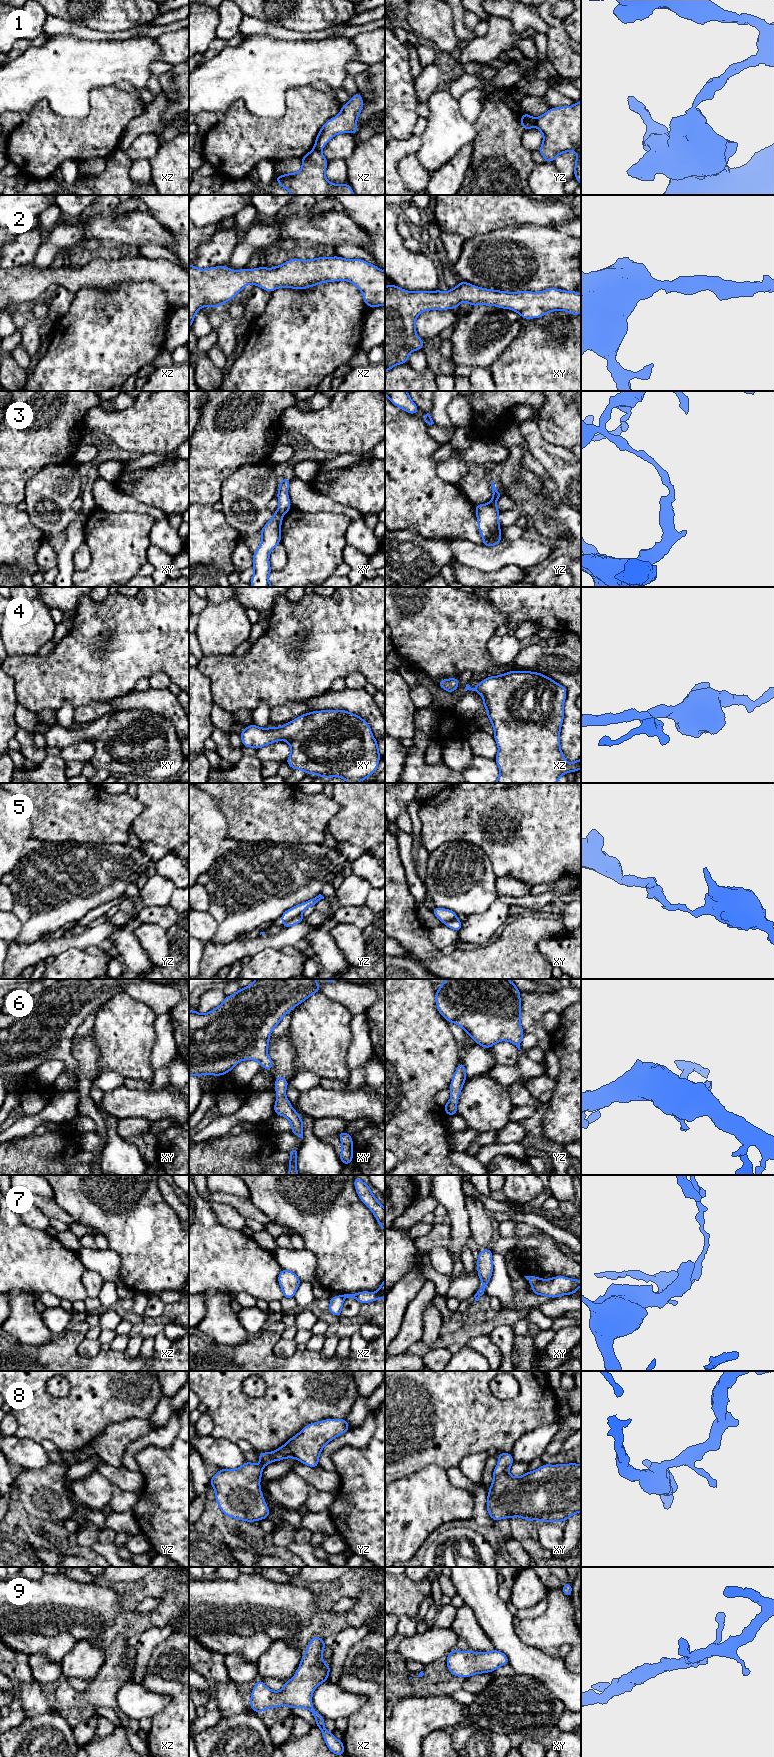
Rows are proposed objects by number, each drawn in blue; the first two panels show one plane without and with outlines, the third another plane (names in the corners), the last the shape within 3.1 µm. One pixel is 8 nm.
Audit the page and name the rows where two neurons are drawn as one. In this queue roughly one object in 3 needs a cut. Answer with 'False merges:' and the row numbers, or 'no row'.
False merges: 1, 3, 5, 7

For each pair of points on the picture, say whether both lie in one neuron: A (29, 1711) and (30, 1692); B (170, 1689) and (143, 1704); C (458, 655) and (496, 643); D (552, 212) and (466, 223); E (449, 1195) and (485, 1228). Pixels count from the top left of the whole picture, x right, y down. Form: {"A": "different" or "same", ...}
{"A": "same", "B": "different", "C": "different", "D": "same", "E": "different"}

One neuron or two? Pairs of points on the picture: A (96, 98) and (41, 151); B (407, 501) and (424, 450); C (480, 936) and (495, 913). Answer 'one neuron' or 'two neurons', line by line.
A: one neuron
B: one neuron
C: one neuron

